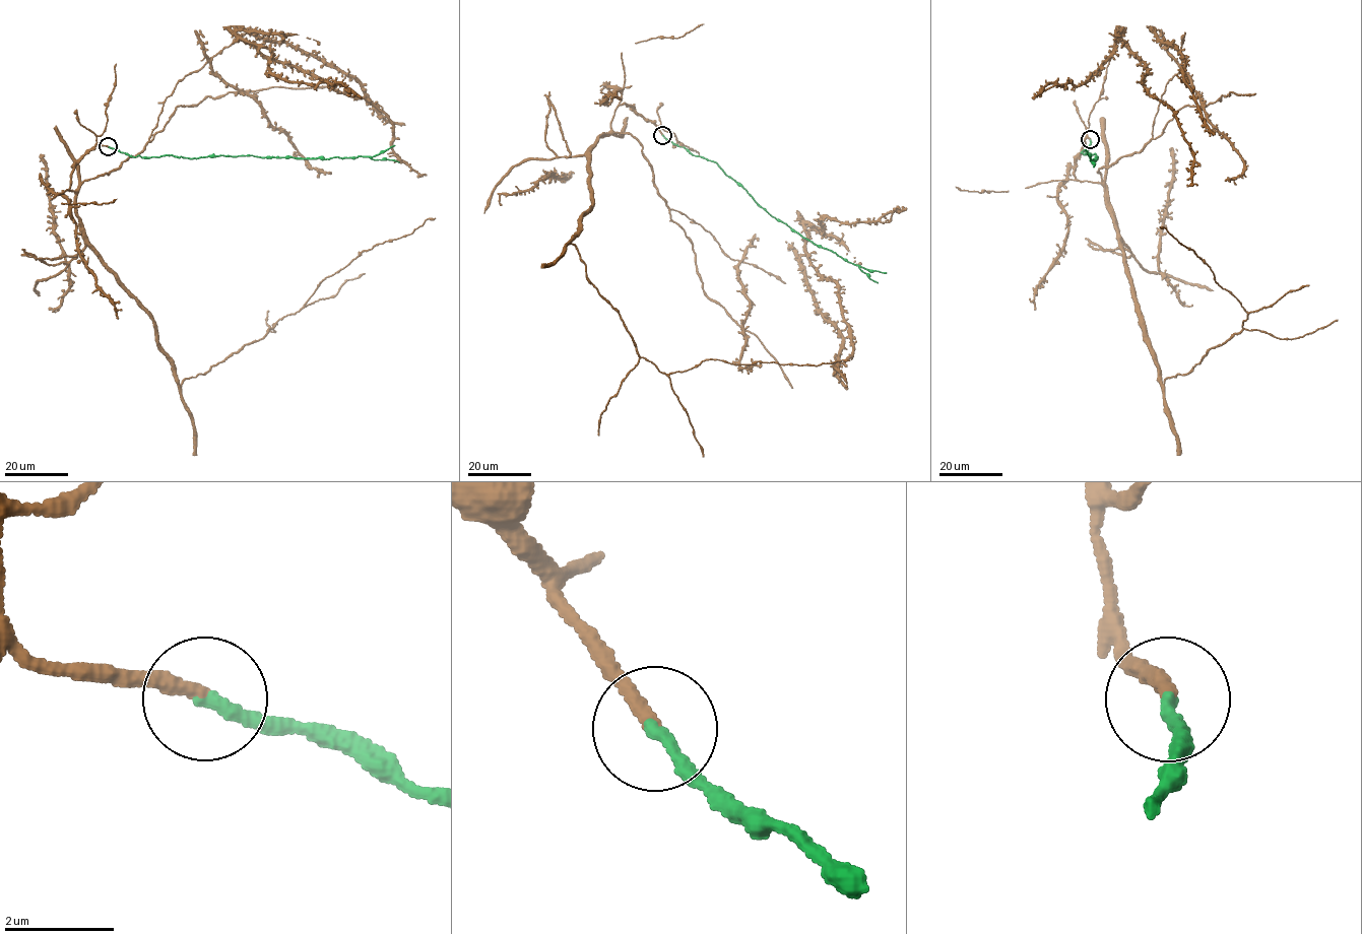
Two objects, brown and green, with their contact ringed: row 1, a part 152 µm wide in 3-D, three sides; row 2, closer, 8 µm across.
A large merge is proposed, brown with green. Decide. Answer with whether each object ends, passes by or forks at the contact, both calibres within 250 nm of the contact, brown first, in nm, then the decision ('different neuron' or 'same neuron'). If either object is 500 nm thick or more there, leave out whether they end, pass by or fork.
brown ends | green ends | 280/240 nm | same neuron

